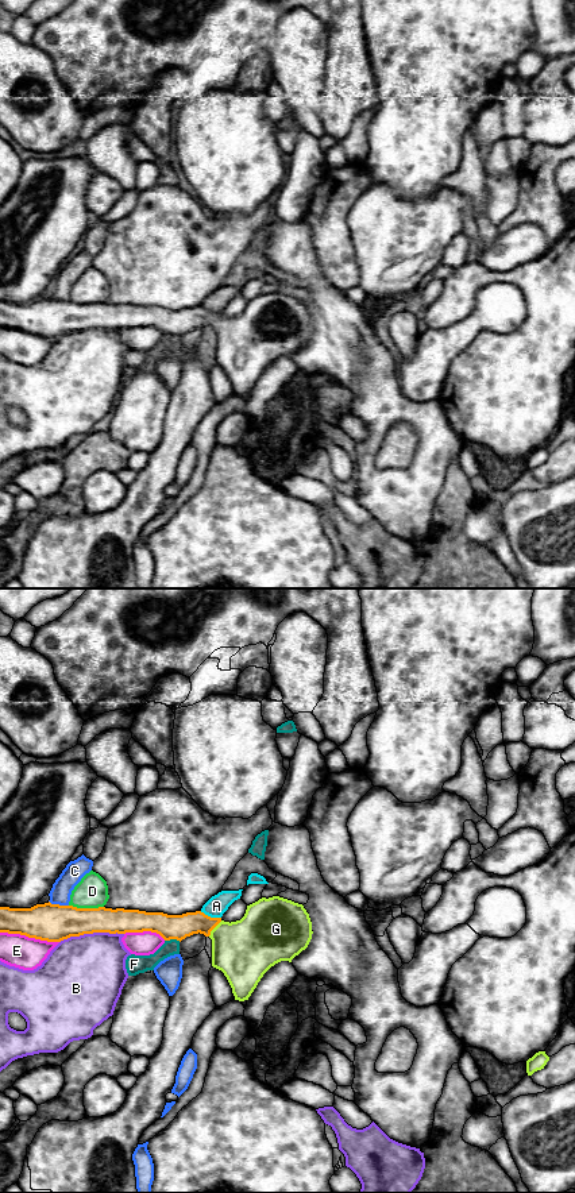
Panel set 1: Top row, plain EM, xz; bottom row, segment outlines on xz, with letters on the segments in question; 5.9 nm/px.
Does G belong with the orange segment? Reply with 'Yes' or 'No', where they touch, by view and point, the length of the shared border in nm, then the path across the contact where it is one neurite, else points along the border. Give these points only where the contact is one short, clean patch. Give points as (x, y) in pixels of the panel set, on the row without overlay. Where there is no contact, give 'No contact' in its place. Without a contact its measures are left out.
Yes. Touches orange at xz (213, 323). Shared border 130 nm. Path across: xz (178, 323), (213, 323), (243, 346)

